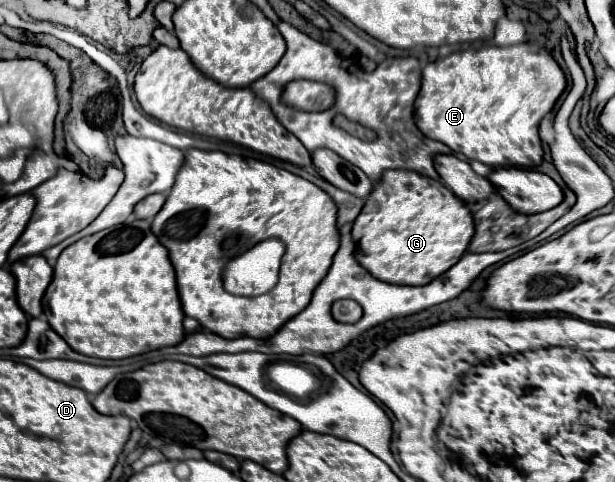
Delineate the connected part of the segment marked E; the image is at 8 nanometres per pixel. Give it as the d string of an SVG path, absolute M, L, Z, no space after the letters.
M521 43L511 47L481 47L449 53L447 57L429 63L423 69L421 91L415 99L415 123L419 131L435 141L445 143L455 153L463 153L467 159L477 159L491 167L537 167L543 161L543 147L537 133L539 121L549 113L565 91L565 73L541 45Z

